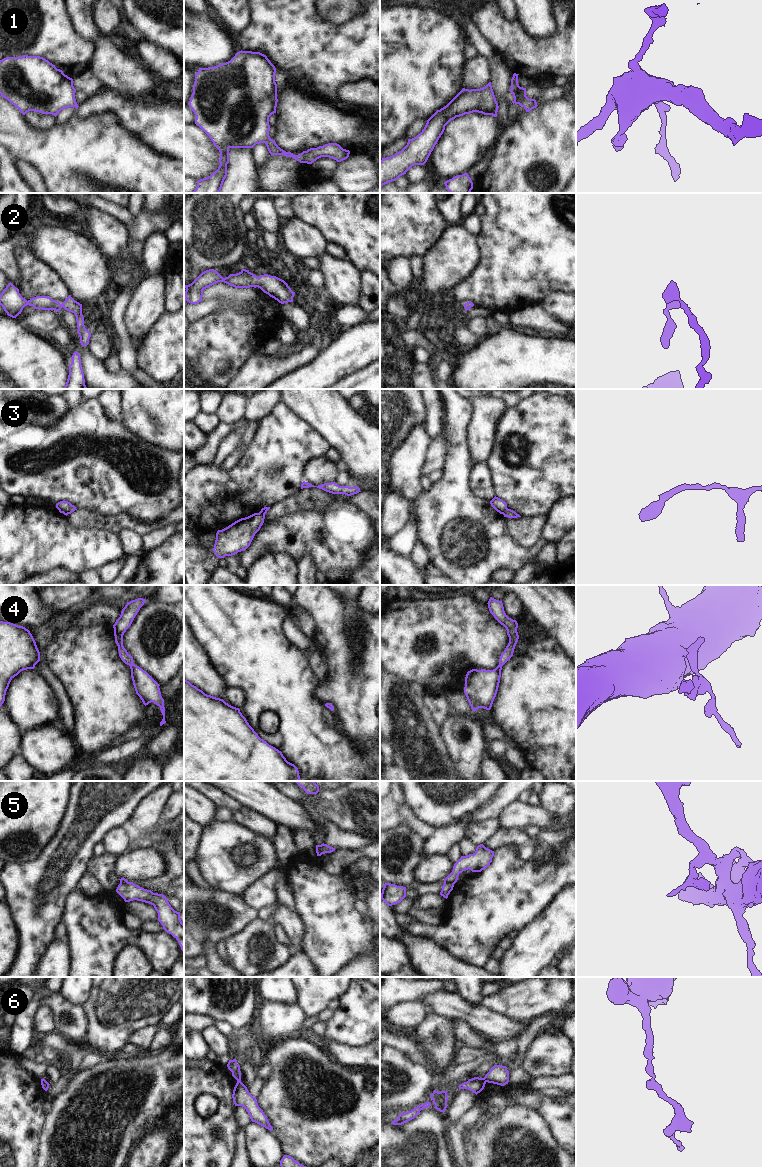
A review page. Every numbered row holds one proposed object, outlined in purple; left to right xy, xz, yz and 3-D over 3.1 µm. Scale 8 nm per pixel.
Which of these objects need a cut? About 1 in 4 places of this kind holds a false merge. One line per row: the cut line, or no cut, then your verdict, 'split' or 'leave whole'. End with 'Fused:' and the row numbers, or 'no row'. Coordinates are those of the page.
1: cut none; leave whole
2: cut none; leave whole
3: cut yz (507, 508), (503, 514); split
4: cut none; leave whole
5: cut yz (444, 882), (453, 884); split
6: cut yz (483, 1078), (485, 1082); split
Fused: 3, 5, 6

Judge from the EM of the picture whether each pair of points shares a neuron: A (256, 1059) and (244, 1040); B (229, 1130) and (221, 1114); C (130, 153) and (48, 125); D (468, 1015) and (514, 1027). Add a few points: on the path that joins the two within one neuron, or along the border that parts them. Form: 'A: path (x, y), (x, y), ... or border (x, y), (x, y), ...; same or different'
A: path (256, 1054), (256, 1049), (249, 1042); same
B: path (225, 1126), (222, 1123), (222, 1118); same
C: border (30, 125), (40, 130), (51, 130), (56, 126); different
D: path (479, 1018), (496, 1027), (503, 1027); same

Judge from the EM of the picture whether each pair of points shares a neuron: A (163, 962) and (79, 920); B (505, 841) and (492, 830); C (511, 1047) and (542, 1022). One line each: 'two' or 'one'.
A: one
B: two
C: two

